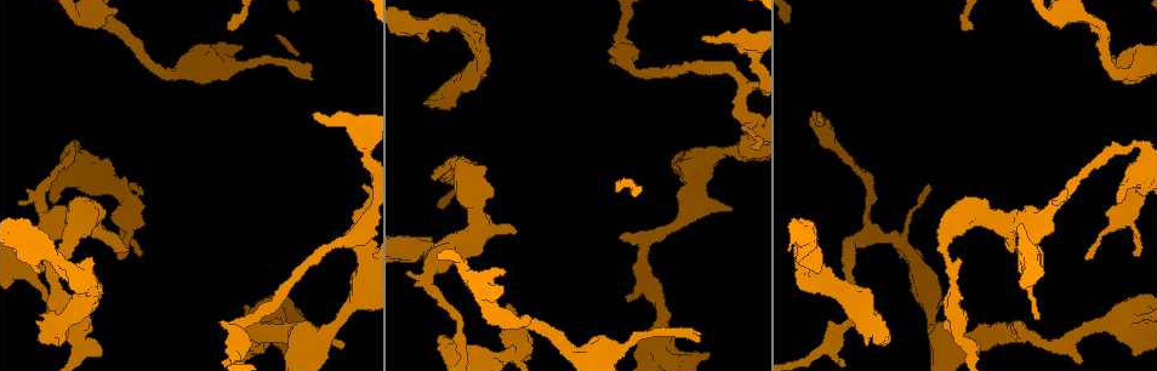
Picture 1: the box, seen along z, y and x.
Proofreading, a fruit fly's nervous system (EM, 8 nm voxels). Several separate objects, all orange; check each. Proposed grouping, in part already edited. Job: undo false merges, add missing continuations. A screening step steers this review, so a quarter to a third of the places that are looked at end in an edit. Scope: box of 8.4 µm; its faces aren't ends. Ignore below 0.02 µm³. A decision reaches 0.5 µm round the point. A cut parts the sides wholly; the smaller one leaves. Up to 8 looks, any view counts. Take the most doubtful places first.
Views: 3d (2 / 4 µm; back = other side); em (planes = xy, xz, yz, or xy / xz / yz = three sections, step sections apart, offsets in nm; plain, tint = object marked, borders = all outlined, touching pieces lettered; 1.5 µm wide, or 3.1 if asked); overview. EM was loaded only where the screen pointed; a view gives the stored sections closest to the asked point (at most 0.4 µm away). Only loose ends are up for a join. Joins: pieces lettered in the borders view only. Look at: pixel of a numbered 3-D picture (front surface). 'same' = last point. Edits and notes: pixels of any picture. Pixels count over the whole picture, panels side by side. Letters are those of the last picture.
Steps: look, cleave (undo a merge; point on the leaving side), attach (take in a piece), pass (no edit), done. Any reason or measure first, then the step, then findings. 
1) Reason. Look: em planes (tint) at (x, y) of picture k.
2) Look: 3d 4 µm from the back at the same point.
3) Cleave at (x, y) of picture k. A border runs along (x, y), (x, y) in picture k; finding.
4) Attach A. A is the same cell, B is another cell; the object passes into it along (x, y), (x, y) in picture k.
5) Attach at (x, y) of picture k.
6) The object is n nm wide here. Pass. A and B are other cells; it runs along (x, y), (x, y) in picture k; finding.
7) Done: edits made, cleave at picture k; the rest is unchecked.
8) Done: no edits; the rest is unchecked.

Branch stops here. Look: em planes (plain) at (426, 40) of picture 1.

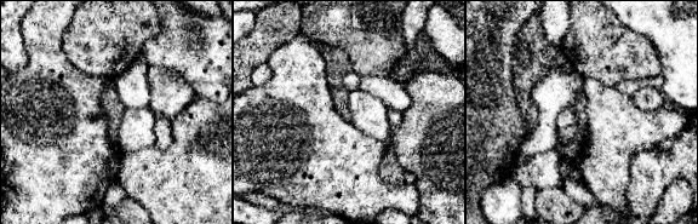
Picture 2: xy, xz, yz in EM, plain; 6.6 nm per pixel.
Where the object lies. Look: em planes (tint) at the same point.

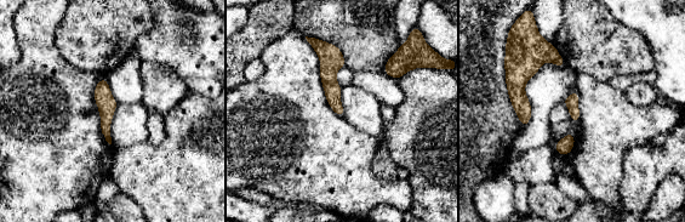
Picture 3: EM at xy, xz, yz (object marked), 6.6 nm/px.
Look: em planes (borders) at the same point.

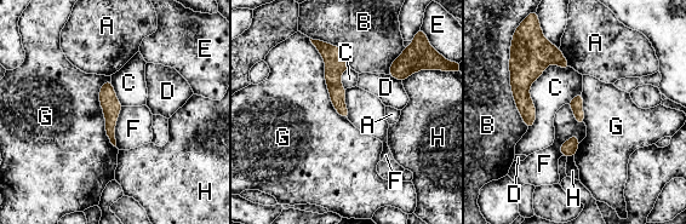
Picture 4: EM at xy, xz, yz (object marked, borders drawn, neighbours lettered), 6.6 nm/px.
Pass. A, B, C, D, E, F, G and H are other cells; it runs along (320, 47), (333, 61), (344, 114) in picture 4; no lettered piece goes on from it.

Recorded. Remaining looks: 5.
End of a long branch. Look: em xz step 4 (tint) at (703, 38) of picture 1.

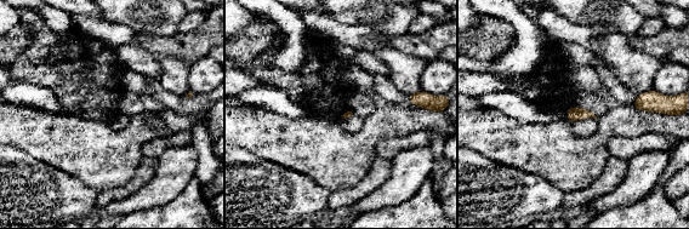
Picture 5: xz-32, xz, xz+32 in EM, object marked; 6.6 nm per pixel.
Look: em planes (borders) at the same point.

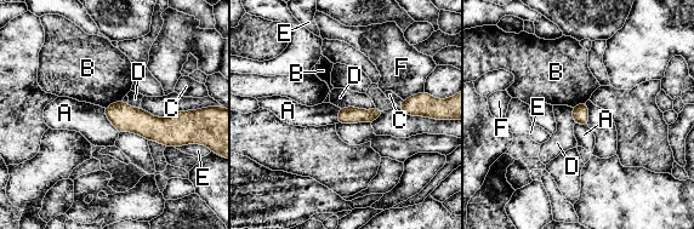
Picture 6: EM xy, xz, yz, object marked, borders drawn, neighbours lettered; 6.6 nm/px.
Pass. A, B, C, D, E and F are other cells; no lettered piece goes on from it.

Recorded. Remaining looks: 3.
An open end. Look: em yz step 4 (borders) at (427, 103) of picture 1.

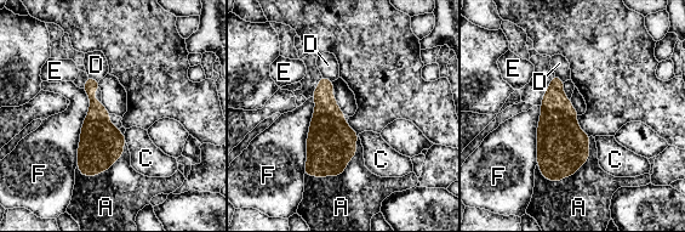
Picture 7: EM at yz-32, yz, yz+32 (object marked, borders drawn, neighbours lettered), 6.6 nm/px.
The longest contact is with F, 500 nm. Attach A. A is the same cell, C, D, E and F are other cells; the cell continues.

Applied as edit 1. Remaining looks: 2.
Done: edits made, attach at picture 7; the rest is unchecked.

